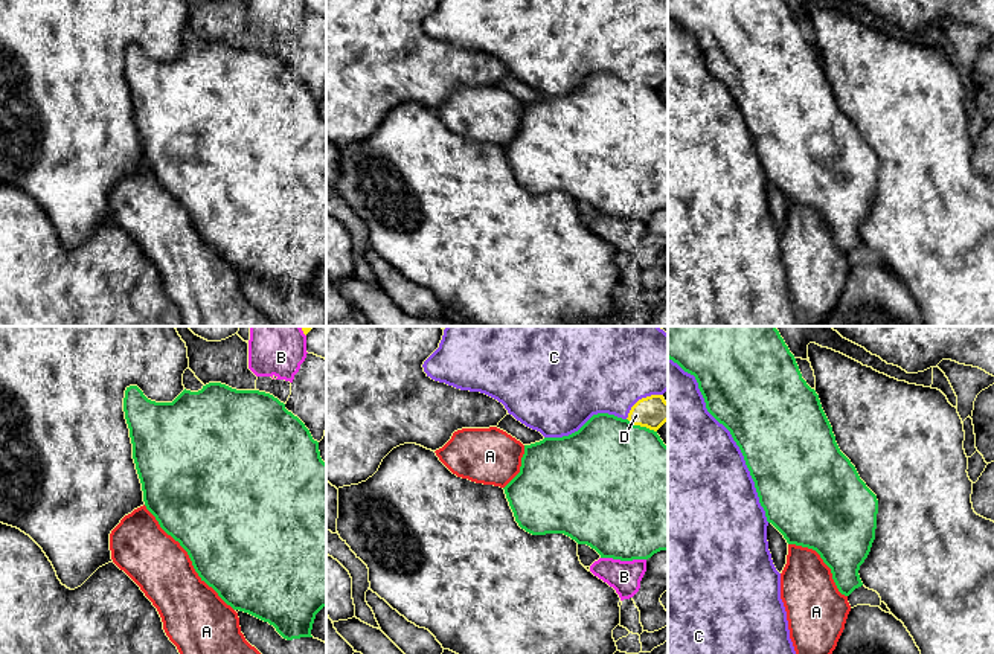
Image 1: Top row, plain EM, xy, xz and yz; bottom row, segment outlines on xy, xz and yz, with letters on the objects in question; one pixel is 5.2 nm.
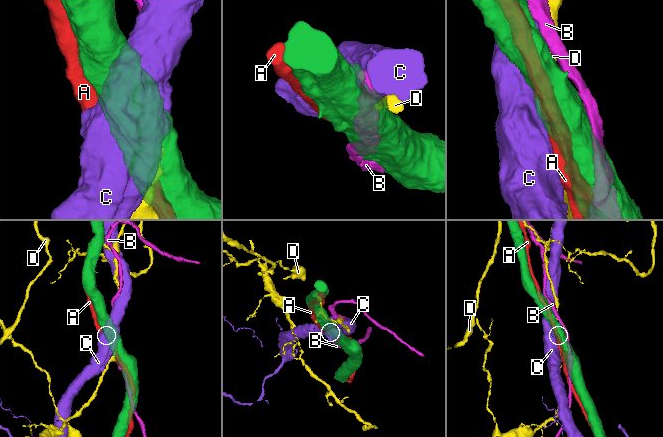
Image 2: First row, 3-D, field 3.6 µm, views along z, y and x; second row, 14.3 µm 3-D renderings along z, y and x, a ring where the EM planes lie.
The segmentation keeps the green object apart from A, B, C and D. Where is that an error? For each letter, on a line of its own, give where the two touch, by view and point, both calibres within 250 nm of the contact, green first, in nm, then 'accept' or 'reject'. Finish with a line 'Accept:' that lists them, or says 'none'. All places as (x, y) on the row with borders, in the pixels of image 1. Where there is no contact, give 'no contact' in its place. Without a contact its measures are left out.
A: meets green in xy at (189, 557); 500 nm thick on the green side, 300 nm on the other; accept
B: meets green in xz at (624, 560); 500 nm thick on the green side, 170 nm on the other; reject
C: meets green in yz at (732, 436); 500 nm thick on the green side, 500 nm on the other; reject
D: meets green in xz at (642, 427); 500 nm thick on the green side, 170 nm on the other; reject
Accept: A

